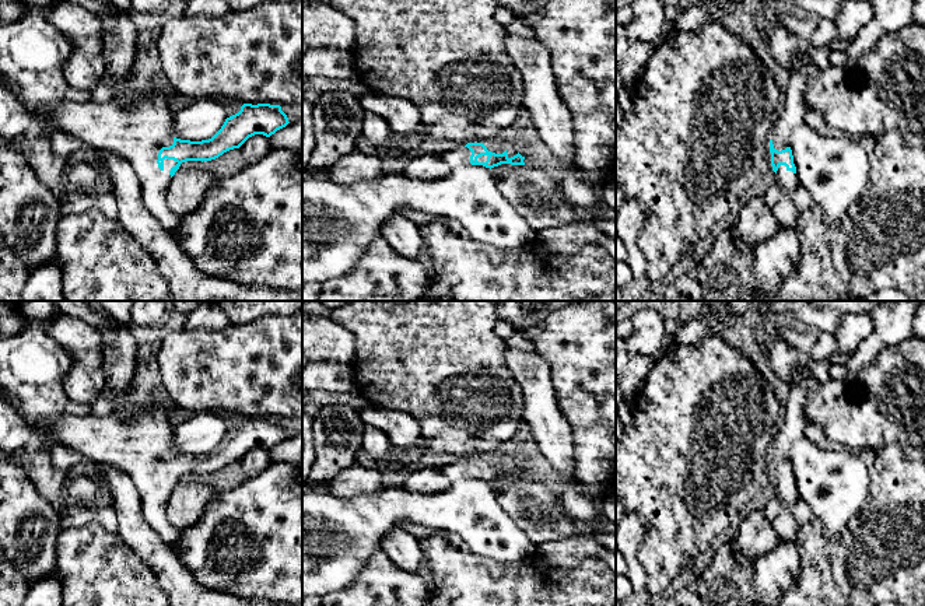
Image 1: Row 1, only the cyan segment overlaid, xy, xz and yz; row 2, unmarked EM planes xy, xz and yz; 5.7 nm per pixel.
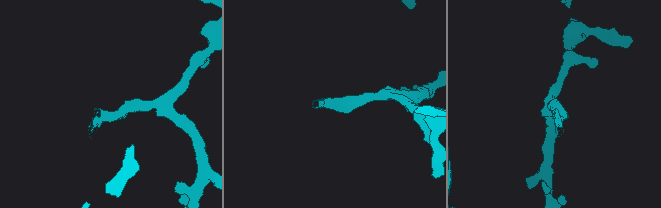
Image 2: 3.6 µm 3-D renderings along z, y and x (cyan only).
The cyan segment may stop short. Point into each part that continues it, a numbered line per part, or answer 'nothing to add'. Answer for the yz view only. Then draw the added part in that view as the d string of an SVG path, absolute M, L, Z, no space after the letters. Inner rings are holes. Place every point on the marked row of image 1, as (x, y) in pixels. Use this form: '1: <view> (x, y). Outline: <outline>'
1: yz (785, 213). Outline: M779 165L775 181L781 186L782 197L772 207L772 214L779 224L795 228L799 213L793 206L792 196L799 185L798 176L792 171L788 171L785 165Z

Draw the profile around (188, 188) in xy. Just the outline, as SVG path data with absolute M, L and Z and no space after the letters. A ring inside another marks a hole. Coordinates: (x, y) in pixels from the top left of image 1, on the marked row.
M179 167L165 195L169 210L179 217L195 213L221 178L209 169Z

